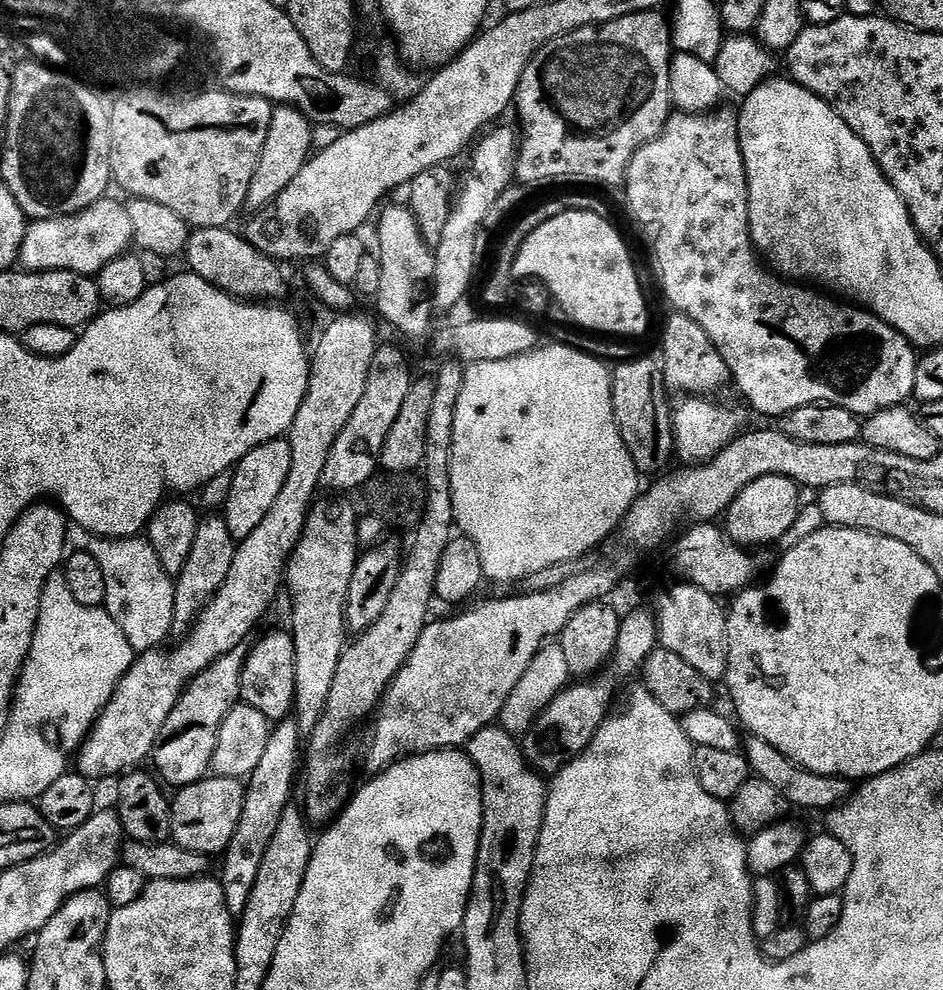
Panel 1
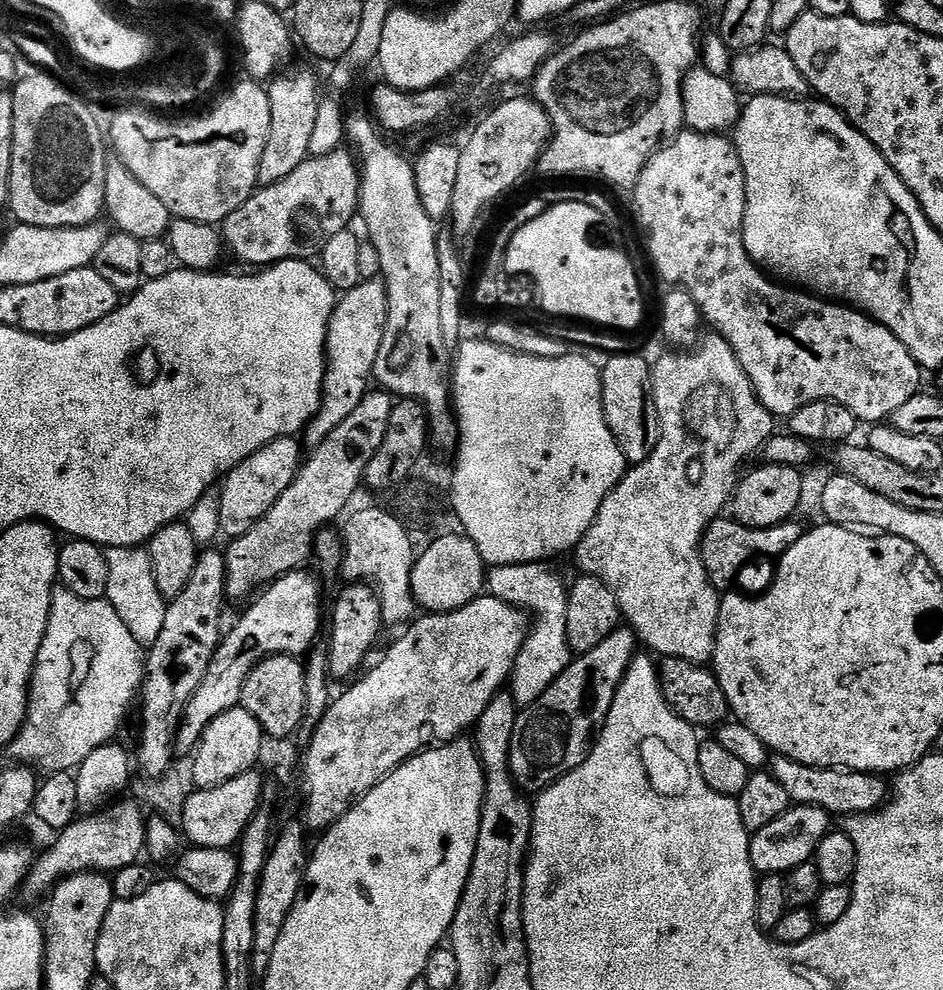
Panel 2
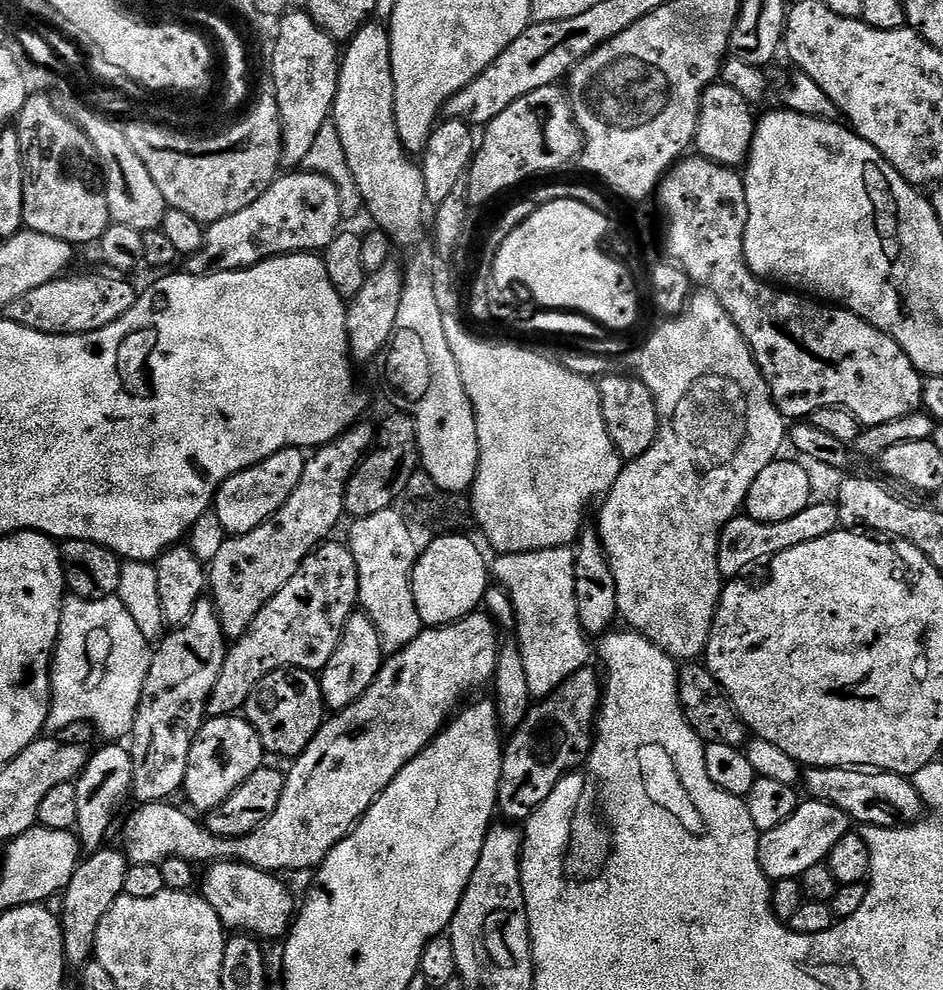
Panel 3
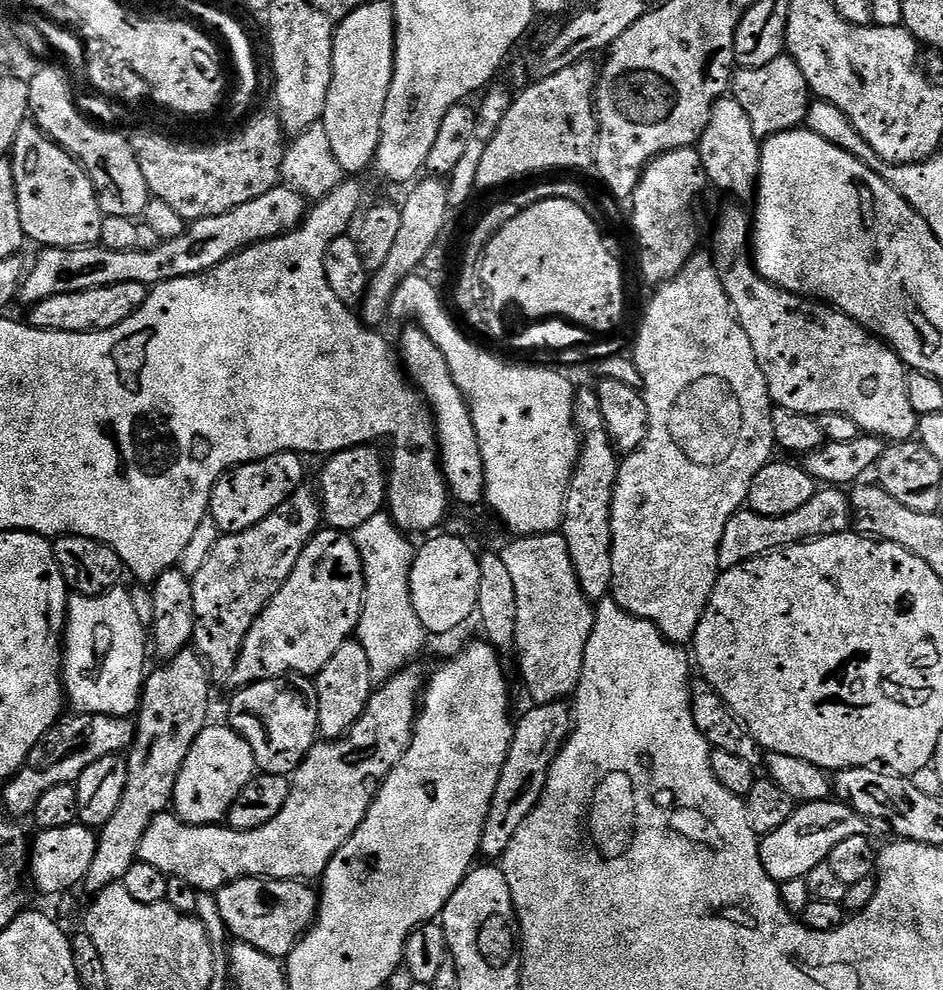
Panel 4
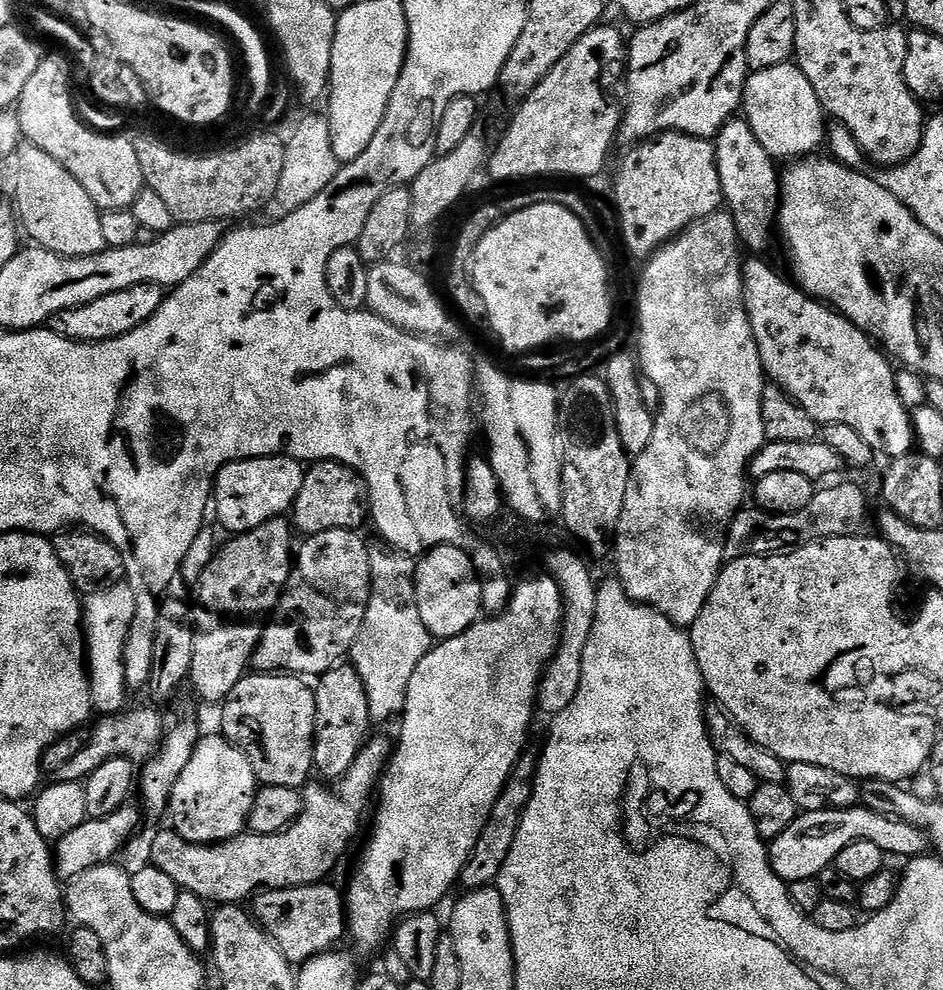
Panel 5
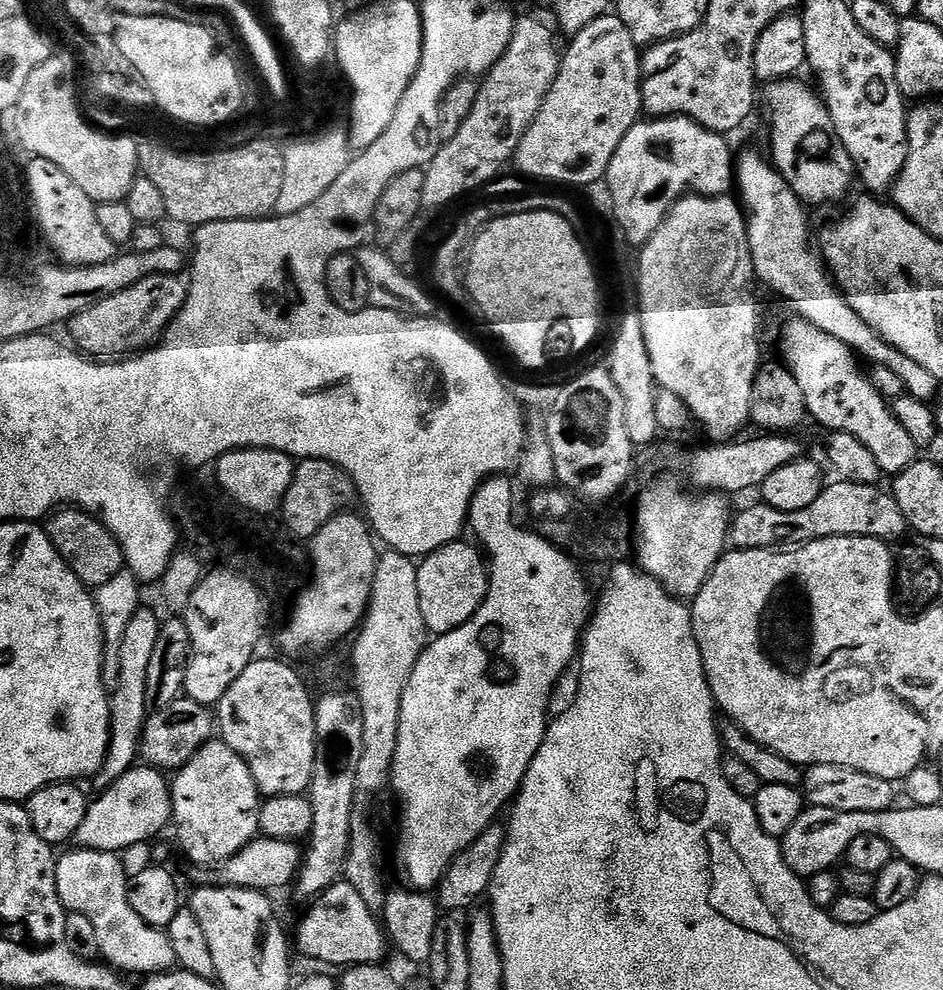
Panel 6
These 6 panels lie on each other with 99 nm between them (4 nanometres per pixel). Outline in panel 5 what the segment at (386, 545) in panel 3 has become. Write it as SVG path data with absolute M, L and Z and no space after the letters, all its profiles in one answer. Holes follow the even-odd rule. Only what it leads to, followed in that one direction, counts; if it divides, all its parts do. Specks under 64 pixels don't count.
M387 546L373 547L370 551L372 593L362 630L350 653L350 663L356 669L362 686L366 686L366 698L372 720L392 720L404 711L406 694L414 670L428 651L434 647L434 637L426 630L422 614L418 614L416 601L417 561L405 552Z

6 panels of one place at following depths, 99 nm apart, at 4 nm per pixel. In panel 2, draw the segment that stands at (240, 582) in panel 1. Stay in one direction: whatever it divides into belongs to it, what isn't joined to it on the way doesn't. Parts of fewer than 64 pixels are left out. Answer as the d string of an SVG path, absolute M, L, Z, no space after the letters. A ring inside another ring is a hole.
M383 279L361 280L354 290L343 293L332 311L326 334L326 367L324 369L324 397L318 414L302 433L302 440L309 449L316 449L350 414L354 414L358 402L367 396L374 384L378 362L378 350L382 350L382 338L386 334L388 295Z

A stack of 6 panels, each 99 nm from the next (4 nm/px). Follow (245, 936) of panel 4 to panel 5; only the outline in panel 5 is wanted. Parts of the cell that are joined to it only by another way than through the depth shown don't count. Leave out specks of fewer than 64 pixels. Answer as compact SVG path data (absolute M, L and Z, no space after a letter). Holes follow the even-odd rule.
M329 882L294 886L293 888L266 888L256 893L250 911L257 924L282 950L282 954L293 964L305 964L310 958L331 952L340 939L346 936L346 900Z

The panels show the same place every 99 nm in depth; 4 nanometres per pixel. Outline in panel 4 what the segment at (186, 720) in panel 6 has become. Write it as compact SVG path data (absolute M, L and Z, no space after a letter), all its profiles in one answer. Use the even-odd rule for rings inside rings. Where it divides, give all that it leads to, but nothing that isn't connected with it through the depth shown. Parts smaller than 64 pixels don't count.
M76 714L73 717L73 720L66 721L67 719L65 719L63 722L57 722L36 744L30 766L21 768L11 780L3 785L4 800L2 800L2 804L3 807L7 808L9 816L13 818L21 818L20 816L31 817L34 806L38 806L38 802L42 798L42 794L46 794L46 790L52 789L53 786L75 784L77 780L82 778L82 774L86 770L90 770L90 766L94 766L94 762L111 760L127 753L136 740L135 719L126 716L107 716L106 714L94 714L93 716Z

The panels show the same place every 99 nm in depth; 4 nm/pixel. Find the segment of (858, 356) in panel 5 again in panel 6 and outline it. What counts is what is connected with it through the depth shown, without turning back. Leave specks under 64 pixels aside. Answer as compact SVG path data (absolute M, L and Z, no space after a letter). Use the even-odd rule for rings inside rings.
M793 318L780 332L780 352L782 363L798 378L802 394L806 394L808 415L817 420L829 433L845 432L854 434L862 446L874 454L881 473L897 474L906 470L918 458L914 438L902 430L898 418L892 415L889 401L878 394L872 384L872 377L864 372L855 352L814 326L810 322Z

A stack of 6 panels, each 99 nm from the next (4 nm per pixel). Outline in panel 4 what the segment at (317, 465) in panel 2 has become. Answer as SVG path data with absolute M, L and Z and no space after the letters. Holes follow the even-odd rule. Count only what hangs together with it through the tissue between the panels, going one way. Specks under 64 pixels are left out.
M302 486L274 514L262 518L258 526L238 534L221 535L202 568L190 577L196 615L194 648L215 675L217 672L224 678L234 670L234 662L258 614L282 590L302 550L321 528L319 495Z

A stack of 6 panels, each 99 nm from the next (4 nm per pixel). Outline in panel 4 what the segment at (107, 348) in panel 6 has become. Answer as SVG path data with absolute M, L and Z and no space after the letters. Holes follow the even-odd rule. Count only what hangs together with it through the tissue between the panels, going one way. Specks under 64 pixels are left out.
M118 282L114 286L98 286L94 290L78 290L78 294L54 294L42 302L31 305L27 323L47 332L101 332L110 330L130 314L134 314L146 302L149 285L142 282Z

